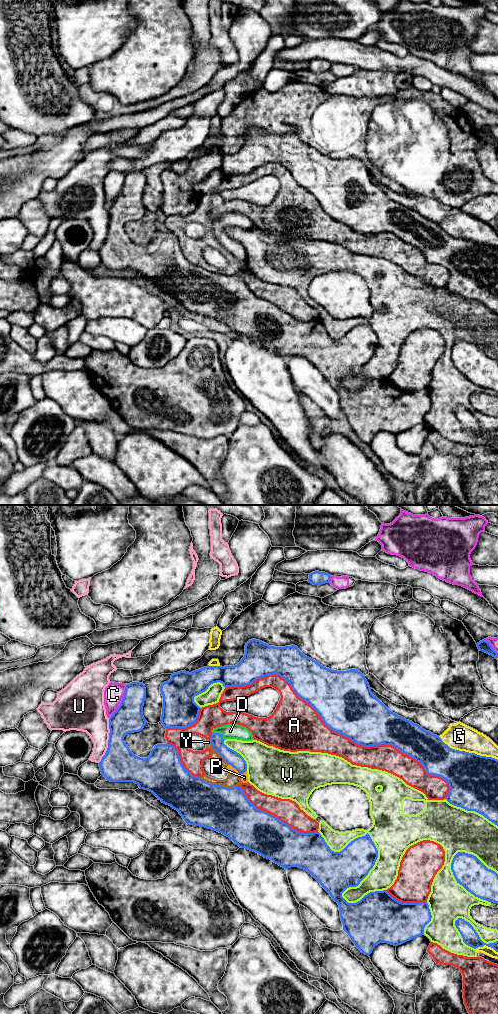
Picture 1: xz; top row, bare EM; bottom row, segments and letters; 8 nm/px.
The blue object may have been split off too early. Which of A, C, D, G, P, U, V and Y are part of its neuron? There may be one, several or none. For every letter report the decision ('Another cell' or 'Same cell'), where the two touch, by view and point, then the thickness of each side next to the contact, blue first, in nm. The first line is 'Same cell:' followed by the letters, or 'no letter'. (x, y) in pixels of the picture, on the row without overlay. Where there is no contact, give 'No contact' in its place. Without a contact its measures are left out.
Same cell: D
A: Another cell. Touches blue at xz (340, 221). Thickness 460 nm (blue) against 280 nm
C: Another cell. Touches blue at xz (122, 189). Thickness 240 nm (blue) against 160 nm
D: Same cell. Touches blue at xz (219, 221). Thickness 120 nm (blue) against 130 nm
G: Another cell. Touches blue at xz (468, 240). Thickness 400 nm (blue) against 220 nm
P: Another cell. Touches blue at xz (237, 258). Thickness 120 nm (blue) against 60 nm
U: Another cell. Touches blue at xz (108, 229). Thickness 280 nm (blue) against 260 nm
V: Another cell. Touches blue at xz (374, 351). Thickness 300 nm (blue) against 300 nm
Y: Another cell. Touches blue at xz (219, 273). Thickness 360 nm (blue) against 100 nm

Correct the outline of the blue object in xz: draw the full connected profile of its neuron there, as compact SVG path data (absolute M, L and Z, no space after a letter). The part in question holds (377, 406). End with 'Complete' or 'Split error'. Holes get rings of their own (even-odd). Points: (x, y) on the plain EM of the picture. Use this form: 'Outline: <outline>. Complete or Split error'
Outline: M132 170L126 173L121 192L109 206L109 228L105 243L99 250L101 262L110 270L134 270L140 277L152 280L162 291L177 298L187 312L215 318L229 325L241 336L256 340L264 346L272 348L279 354L288 357L298 355L306 358L338 391L343 418L349 423L355 434L365 443L370 443L380 431L394 434L401 433L416 425L424 423L425 414L431 409L432 403L427 390L402 391L393 386L386 378L370 380L356 391L348 391L342 381L349 375L356 375L368 363L378 346L378 338L370 323L358 325L351 329L342 339L334 340L319 320L299 321L275 304L257 297L247 286L239 274L227 276L203 269L188 260L179 245L178 238L171 232L157 232L147 246L140 246L132 241L124 230L128 221L141 219L147 209L143 204L146 176L143 171Z. Complete

